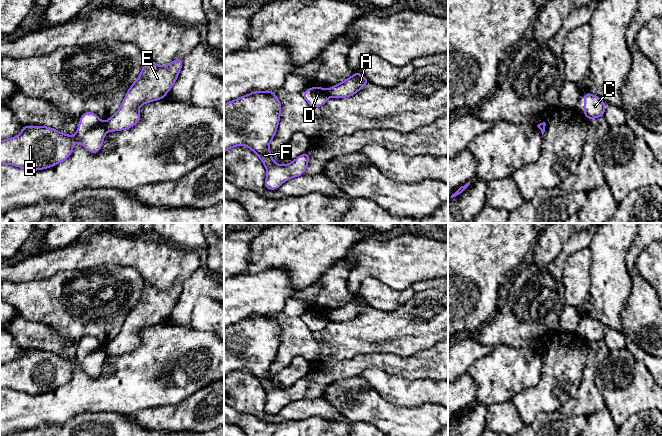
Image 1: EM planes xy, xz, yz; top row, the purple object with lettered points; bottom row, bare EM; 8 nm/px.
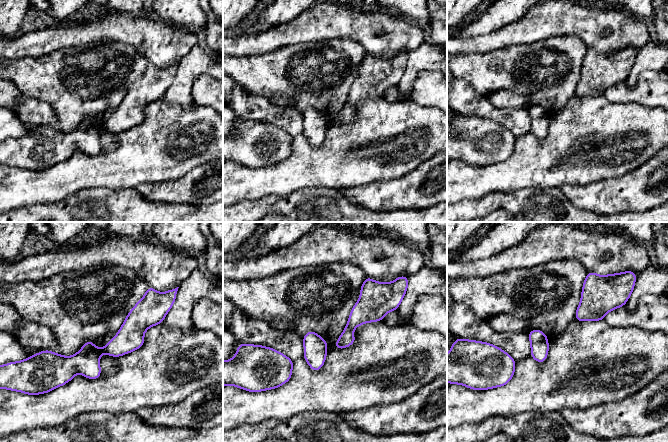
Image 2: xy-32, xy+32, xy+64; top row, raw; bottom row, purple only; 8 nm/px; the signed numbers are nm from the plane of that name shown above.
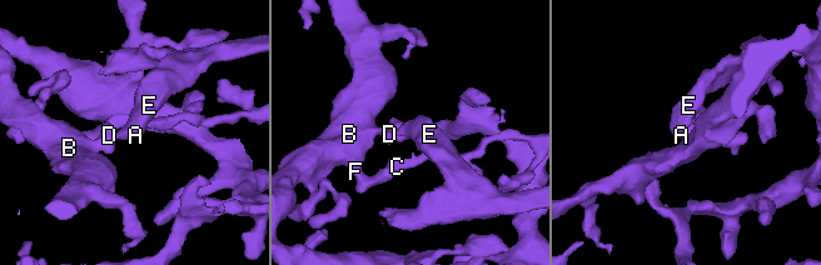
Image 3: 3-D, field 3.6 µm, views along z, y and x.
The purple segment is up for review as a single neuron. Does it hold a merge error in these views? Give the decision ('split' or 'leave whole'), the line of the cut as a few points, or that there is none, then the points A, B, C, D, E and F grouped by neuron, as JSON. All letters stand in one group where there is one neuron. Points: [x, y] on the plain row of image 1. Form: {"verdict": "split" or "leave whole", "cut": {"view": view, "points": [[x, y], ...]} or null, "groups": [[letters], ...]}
{"verdict": "split", "cut": {"view": "xy", "points": [[103, 347], [107, 354]]}, "groups": [["A", "E"], ["B", "C", "D", "F"]]}

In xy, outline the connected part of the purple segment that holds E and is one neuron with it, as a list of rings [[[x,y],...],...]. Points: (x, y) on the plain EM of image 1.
[[[177,282],[167,290],[145,283],[138,303],[130,310],[119,334],[104,348],[107,355],[129,353],[139,346],[139,331],[144,327],[161,324],[176,306],[183,289]]]

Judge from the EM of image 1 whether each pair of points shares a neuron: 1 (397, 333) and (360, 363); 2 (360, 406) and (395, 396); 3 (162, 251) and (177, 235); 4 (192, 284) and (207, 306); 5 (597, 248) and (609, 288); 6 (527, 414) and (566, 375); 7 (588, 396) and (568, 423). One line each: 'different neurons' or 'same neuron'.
1: different neurons
2: different neurons
3: different neurons
4: different neurons
5: same neuron
6: same neuron
7: different neurons

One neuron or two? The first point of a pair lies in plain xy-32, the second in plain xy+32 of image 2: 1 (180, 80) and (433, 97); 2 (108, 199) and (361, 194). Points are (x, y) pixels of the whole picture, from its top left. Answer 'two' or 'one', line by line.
1: two
2: two

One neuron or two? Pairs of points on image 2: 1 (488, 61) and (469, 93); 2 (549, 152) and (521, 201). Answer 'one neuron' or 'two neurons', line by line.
1: two neurons
2: two neurons

